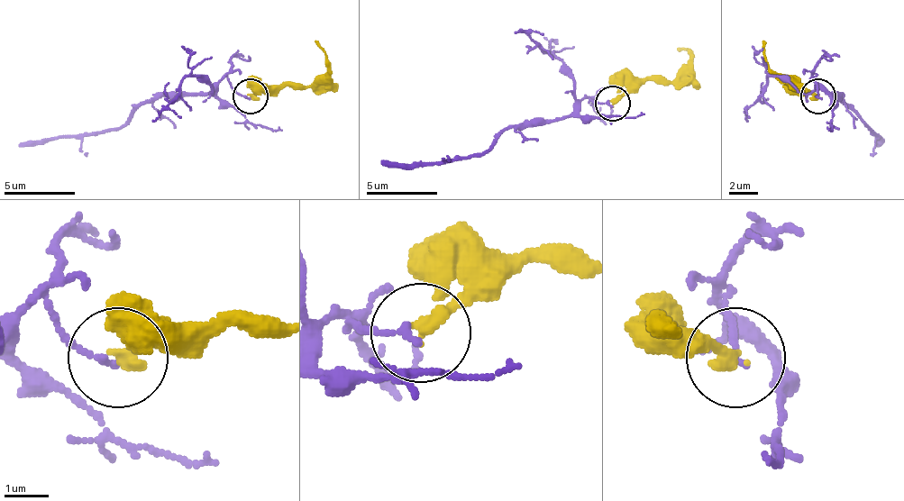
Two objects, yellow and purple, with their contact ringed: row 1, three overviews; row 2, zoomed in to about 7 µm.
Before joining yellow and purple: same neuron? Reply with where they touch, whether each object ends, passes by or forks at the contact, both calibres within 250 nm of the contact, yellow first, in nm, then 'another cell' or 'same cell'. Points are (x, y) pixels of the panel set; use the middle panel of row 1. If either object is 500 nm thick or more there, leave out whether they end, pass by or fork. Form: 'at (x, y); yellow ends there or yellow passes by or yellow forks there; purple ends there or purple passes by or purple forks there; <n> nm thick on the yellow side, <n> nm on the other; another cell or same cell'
at (613, 103); yellow ends there; purple ends there; 320 nm thick on the yellow side, 120 nm on the other; another cell

